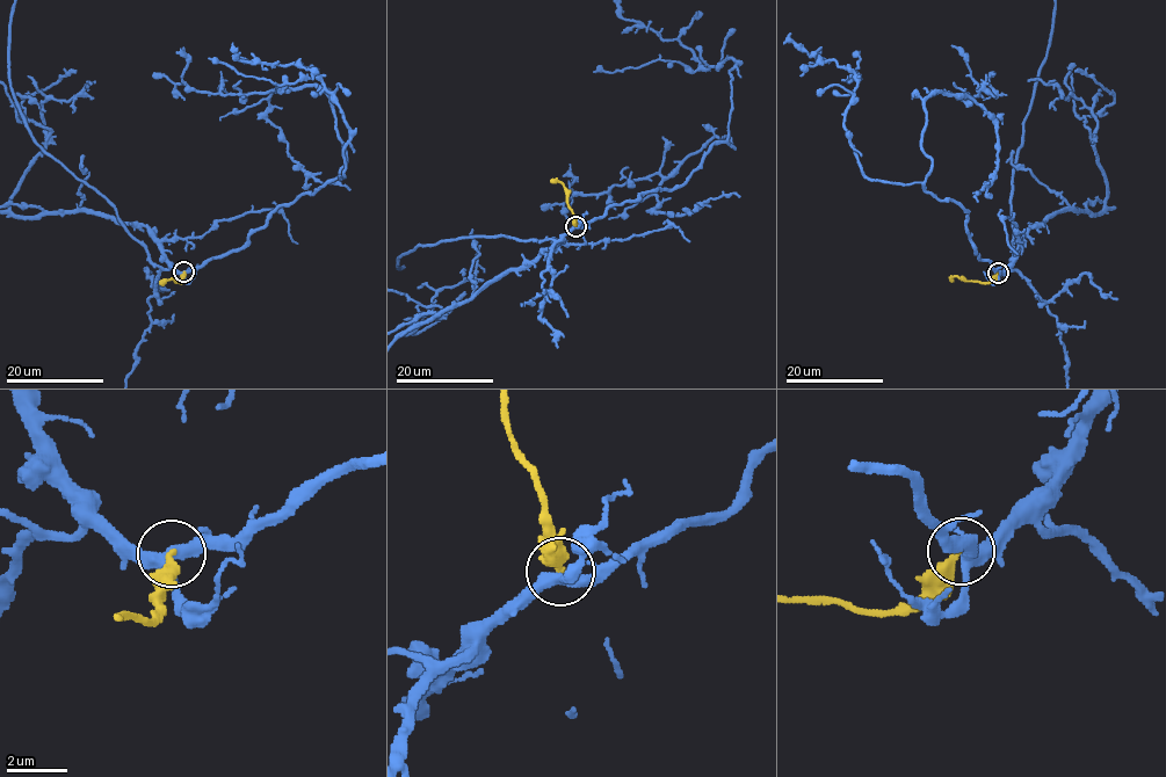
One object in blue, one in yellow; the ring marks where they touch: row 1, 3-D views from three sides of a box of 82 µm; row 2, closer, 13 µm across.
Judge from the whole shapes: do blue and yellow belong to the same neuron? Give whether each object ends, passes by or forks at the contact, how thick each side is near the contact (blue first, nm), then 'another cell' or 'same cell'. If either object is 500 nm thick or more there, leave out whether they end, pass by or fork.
blue forks there; yellow ends there; 360 nm thick on the blue side, 360 nm on the other; another cell

